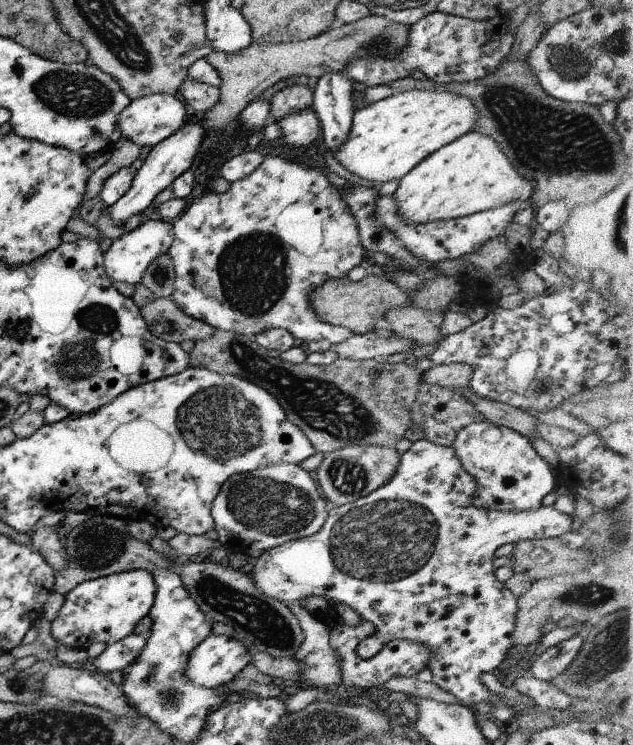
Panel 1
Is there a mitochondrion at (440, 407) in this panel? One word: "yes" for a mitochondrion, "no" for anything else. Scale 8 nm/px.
no

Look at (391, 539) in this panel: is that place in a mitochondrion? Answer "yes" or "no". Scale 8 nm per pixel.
yes

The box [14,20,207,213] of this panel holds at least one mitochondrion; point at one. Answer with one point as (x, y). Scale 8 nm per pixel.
(71, 95)

